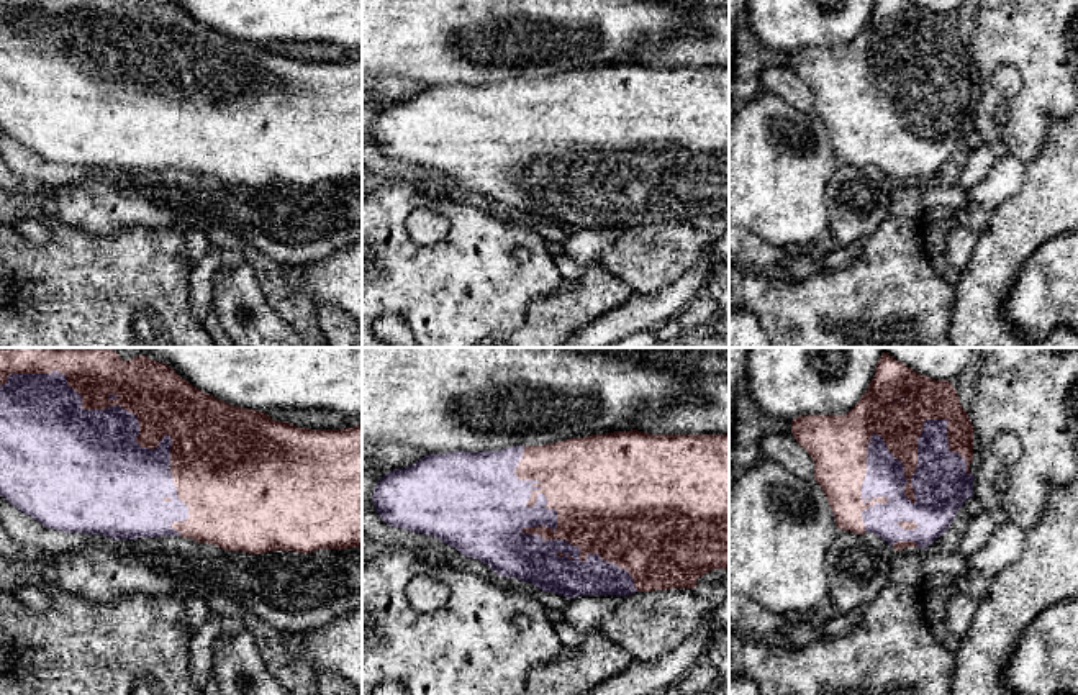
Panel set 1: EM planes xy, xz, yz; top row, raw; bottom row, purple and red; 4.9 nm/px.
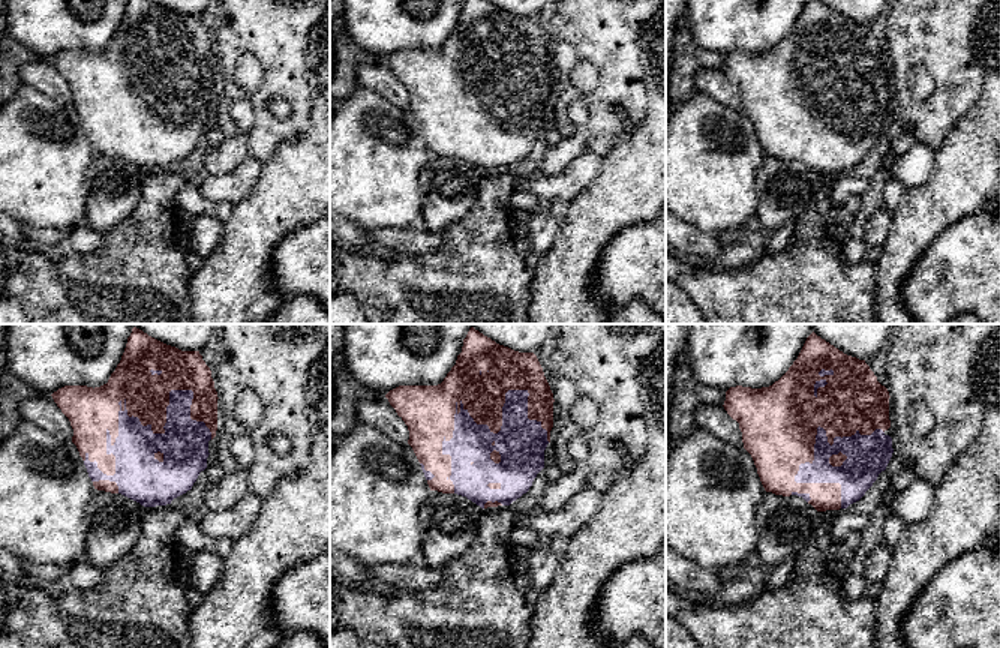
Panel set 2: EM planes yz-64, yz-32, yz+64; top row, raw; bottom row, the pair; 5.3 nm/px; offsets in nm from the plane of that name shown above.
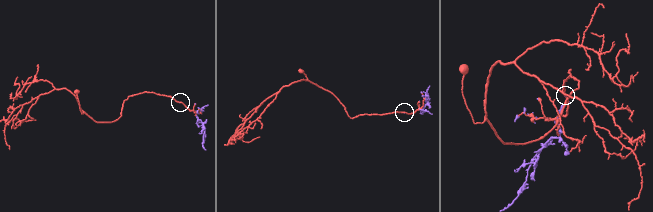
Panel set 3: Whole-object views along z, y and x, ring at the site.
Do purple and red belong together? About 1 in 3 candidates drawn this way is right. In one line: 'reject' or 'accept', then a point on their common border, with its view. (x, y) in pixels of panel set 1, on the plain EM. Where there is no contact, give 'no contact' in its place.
accept | yz (883, 76)

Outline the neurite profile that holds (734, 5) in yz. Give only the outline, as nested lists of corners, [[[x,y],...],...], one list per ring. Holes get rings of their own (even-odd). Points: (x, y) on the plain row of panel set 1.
[[[729,0],[729,74],[731,74],[731,67],[732,67],[734,20],[741,10],[745,10],[745,0]]]

